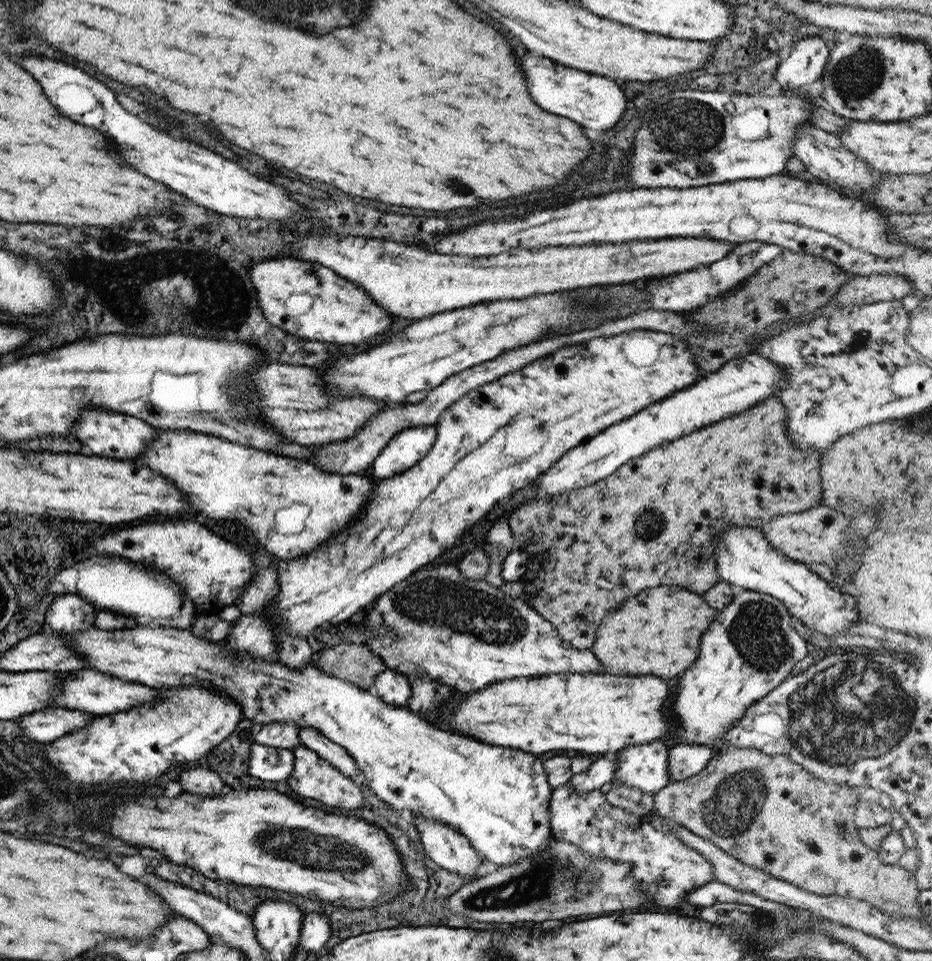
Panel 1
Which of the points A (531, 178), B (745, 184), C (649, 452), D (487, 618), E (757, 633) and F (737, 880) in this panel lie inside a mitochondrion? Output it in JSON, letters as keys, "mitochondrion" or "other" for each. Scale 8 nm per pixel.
{"A":"other","B":"other","C":"other","D":"mitochondrion","E":"mitochondrion","F":"other"}

